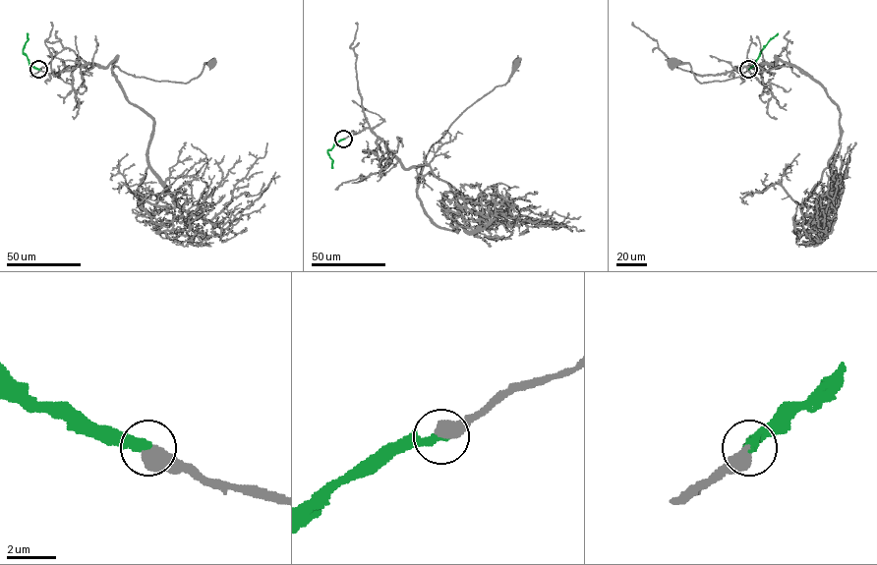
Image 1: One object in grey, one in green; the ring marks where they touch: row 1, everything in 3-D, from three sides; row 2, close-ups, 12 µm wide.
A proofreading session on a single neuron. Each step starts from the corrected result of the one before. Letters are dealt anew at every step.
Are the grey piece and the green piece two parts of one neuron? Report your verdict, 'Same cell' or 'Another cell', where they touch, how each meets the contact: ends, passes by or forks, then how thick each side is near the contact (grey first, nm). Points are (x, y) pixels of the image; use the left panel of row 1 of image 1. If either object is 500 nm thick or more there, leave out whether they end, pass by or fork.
Same cell. Place: (38, 69). Thickness 550 nm (grey) against 400 nm

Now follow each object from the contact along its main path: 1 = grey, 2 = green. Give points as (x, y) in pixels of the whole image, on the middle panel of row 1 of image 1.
1: (344, 139), (369, 128), (405, 168), (422, 166), (419, 185), (430, 147), (474, 103), (508, 82), (516, 63)
2: (343, 139), (327, 151), (331, 168)

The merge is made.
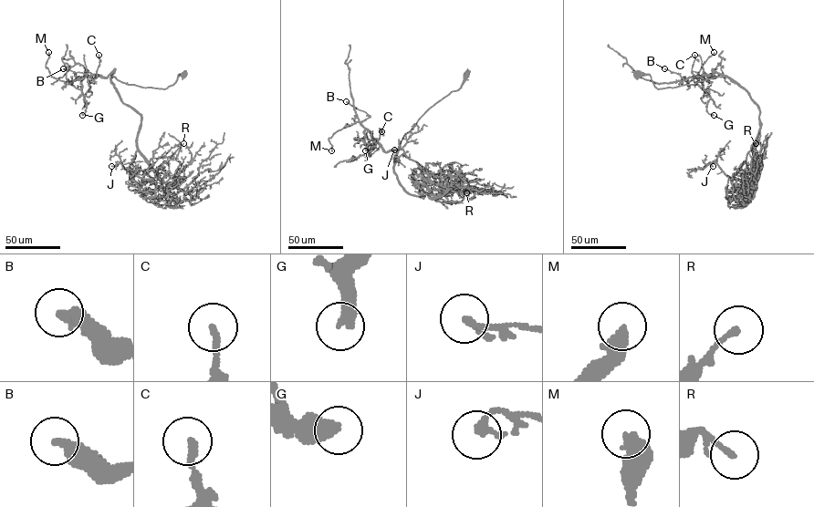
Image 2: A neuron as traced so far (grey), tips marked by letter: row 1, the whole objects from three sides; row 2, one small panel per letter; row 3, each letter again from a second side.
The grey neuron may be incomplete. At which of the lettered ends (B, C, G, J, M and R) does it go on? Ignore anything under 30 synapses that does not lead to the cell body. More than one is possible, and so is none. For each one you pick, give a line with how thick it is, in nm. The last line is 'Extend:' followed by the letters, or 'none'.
Extend: none

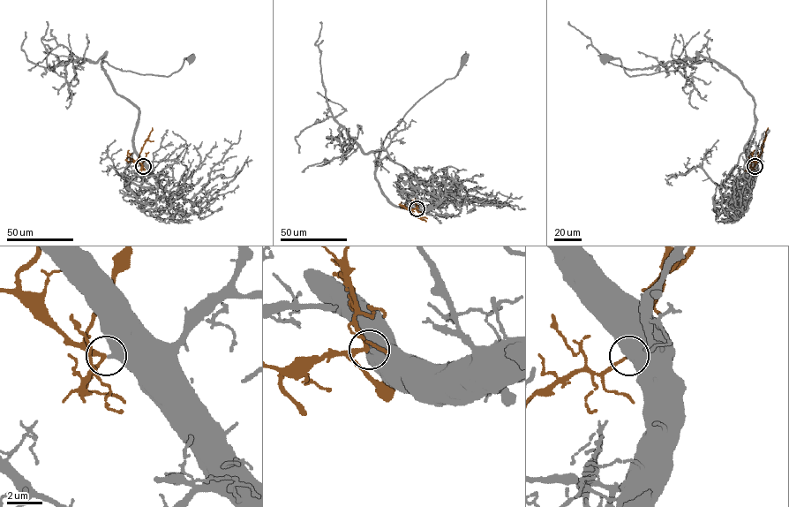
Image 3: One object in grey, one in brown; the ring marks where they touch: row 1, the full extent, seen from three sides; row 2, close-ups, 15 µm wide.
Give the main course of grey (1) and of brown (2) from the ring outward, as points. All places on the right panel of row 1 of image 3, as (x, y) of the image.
1: (755, 166), (745, 149), (755, 103), (719, 64), (702, 61), (628, 76), (619, 58), (604, 57)
2: (755, 166), (762, 151), (768, 127)

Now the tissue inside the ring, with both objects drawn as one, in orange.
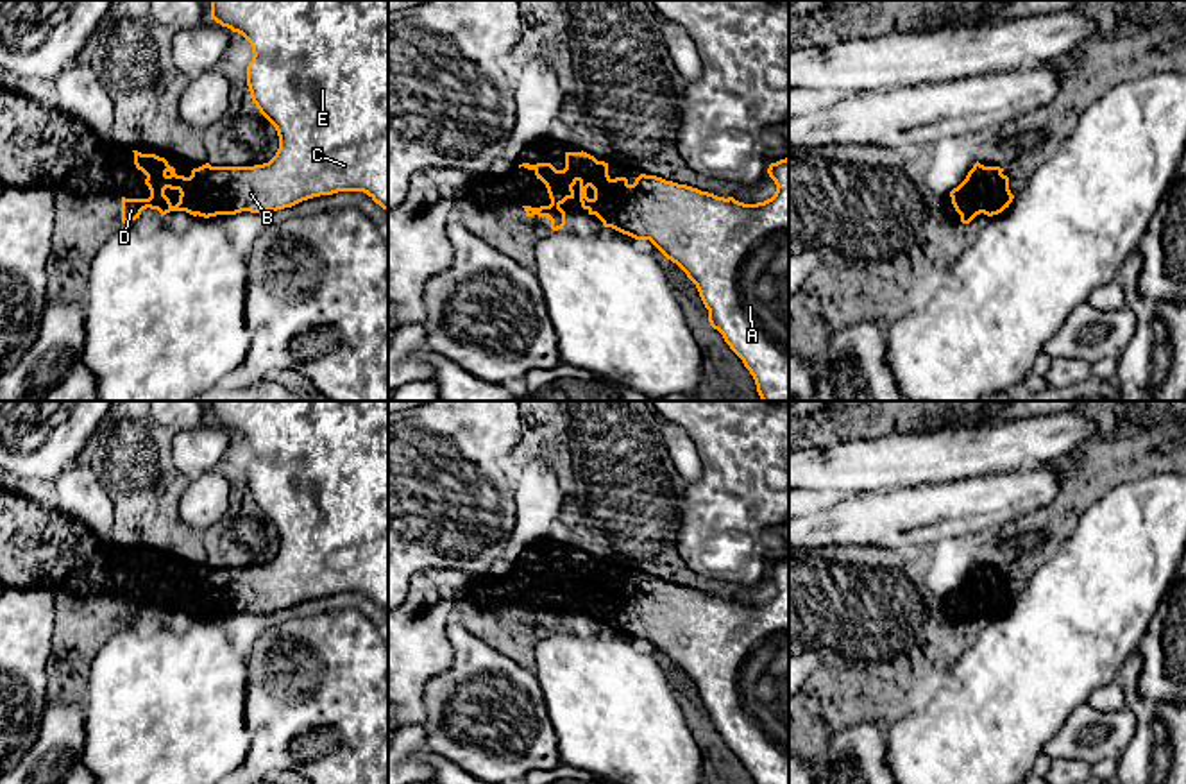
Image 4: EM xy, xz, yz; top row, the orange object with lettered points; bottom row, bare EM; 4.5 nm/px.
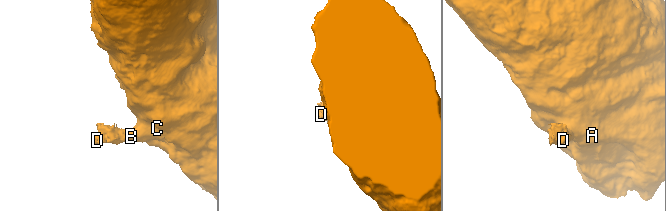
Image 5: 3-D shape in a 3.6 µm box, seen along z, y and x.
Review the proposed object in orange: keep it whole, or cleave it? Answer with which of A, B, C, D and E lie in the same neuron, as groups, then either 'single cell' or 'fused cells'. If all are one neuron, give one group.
groups A B C D E; single cell

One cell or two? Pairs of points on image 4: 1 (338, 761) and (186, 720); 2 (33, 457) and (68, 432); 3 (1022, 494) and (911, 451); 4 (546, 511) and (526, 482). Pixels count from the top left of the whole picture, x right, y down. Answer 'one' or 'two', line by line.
1: two
2: one
3: two
4: one

